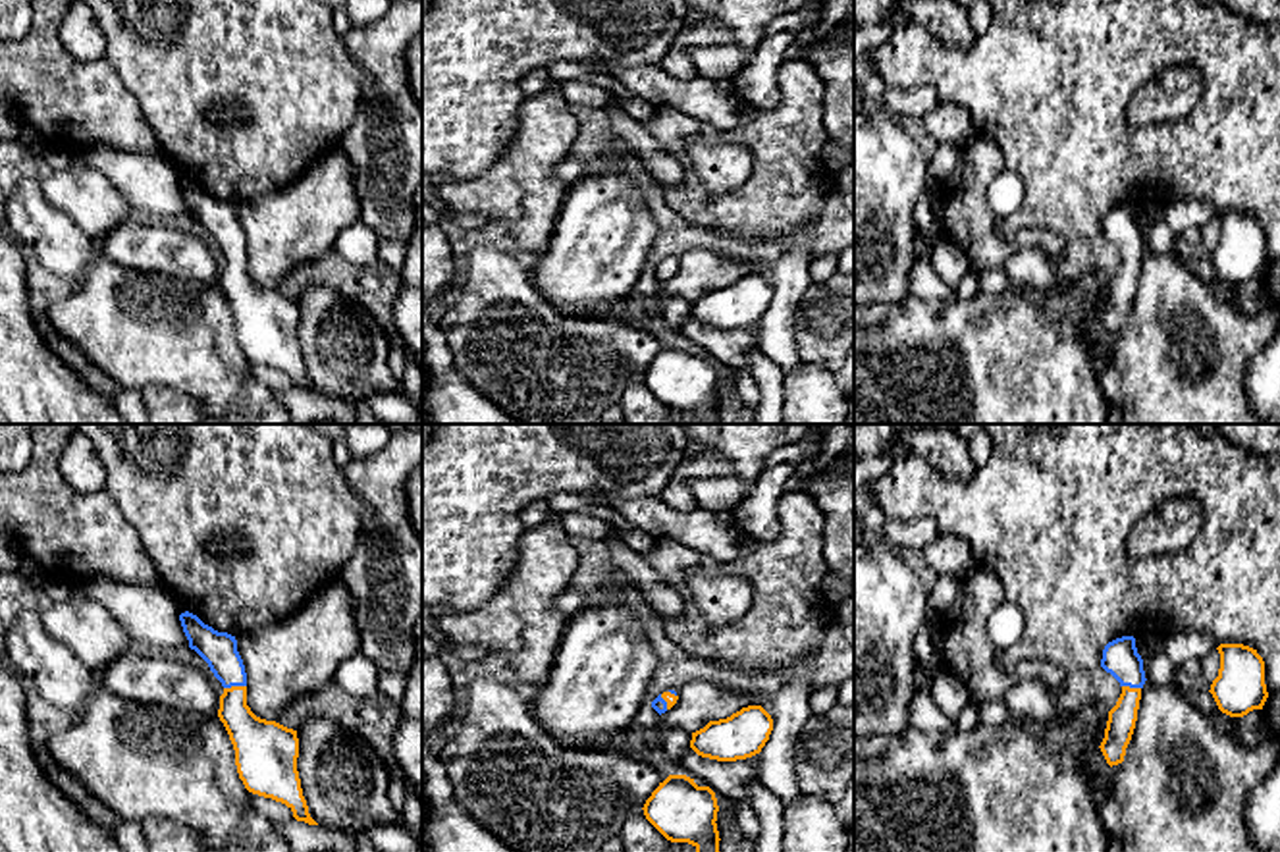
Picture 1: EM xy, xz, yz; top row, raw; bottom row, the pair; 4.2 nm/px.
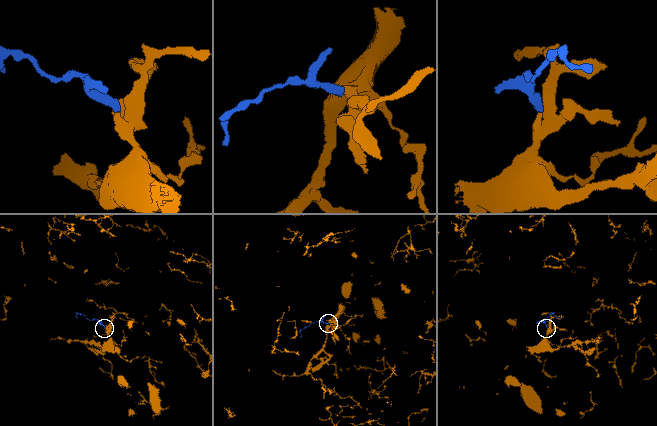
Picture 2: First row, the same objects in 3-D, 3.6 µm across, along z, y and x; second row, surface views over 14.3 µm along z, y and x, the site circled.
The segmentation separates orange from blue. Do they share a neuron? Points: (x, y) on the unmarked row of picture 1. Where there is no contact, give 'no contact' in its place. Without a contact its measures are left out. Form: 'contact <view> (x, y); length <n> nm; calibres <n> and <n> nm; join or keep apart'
contact xy (234, 255); length 100 nm; calibres 190 and 150 nm; join

